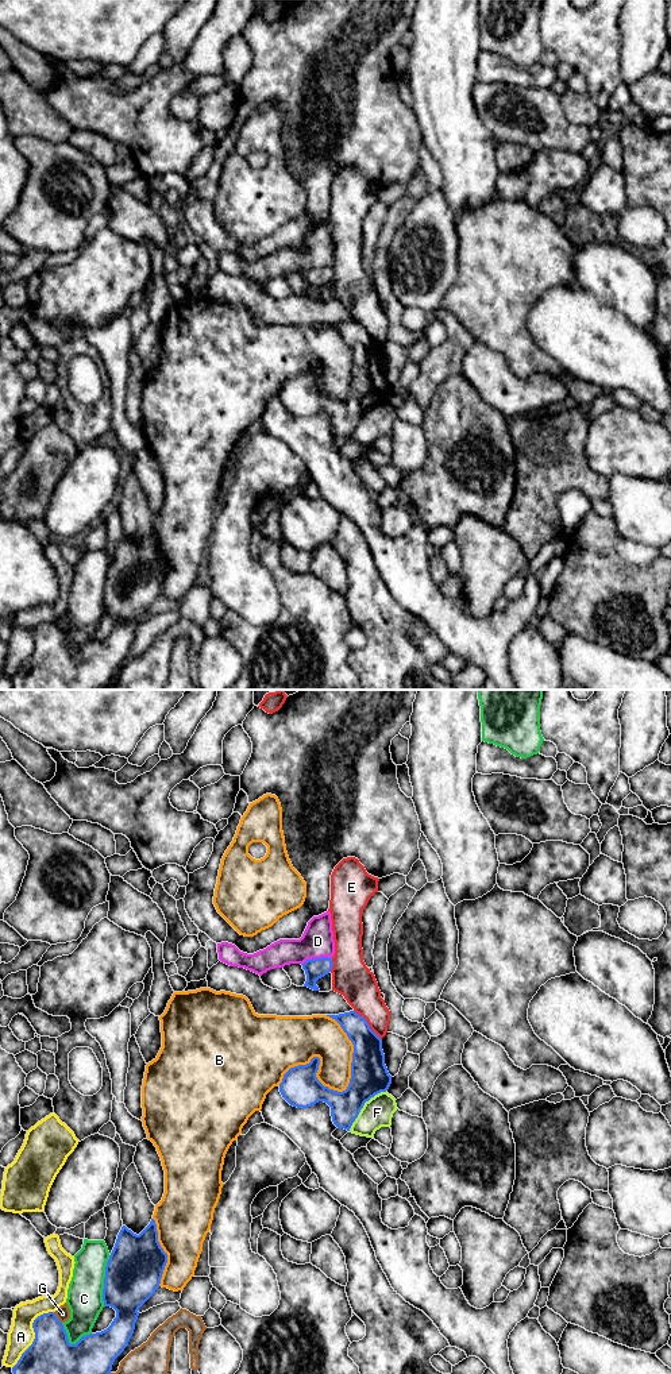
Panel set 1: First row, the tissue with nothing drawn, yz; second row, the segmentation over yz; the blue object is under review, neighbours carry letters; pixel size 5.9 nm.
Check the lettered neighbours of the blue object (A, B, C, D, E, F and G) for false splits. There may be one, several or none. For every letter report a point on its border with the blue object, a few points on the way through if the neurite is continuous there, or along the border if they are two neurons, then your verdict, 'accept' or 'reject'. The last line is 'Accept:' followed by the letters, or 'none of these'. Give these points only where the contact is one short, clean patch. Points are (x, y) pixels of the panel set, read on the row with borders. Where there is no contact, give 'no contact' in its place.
A: contact yz (35, 1335); reject
B: contact yz (334, 1091); reject
C: contact yz (104, 1281); reject
D: contact yz (316, 958); border yz (331, 957), (312, 957), (301, 964); reject
E: contact yz (369, 1025); reject
F: contact yz (363, 1104); border yz (386, 1089), (376, 1093), (365, 1103), (349, 1130); reject
G: contact yz (56, 1317); reject
Accept: none of these

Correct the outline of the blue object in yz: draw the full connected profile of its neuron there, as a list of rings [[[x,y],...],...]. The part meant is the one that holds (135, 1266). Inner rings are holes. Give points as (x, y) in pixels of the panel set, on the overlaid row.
[[[154,1219],[139,1235],[123,1226],[105,1266],[103,1301],[105,1307],[116,1311],[116,1317],[111,1325],[101,1332],[85,1335],[76,1344],[70,1344],[63,1324],[57,1319],[55,1313],[43,1313],[34,1320],[35,1339],[12,1367],[12,1373],[109,1374],[115,1359],[128,1346],[139,1316],[139,1308],[159,1288],[166,1263],[167,1254],[158,1242]]]

